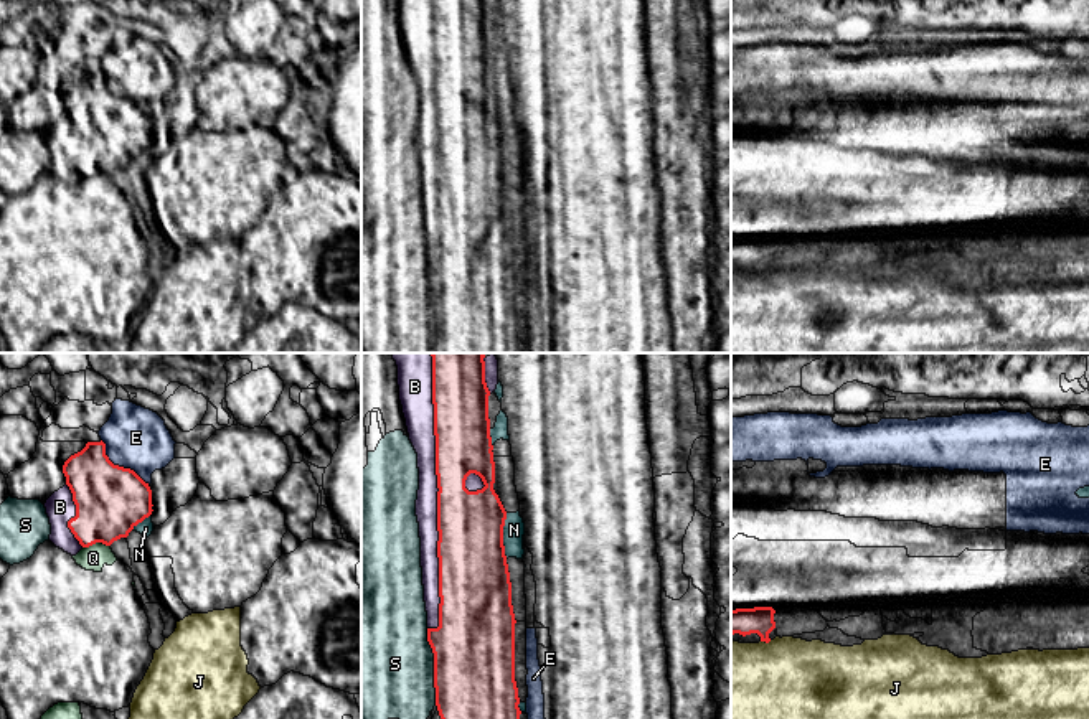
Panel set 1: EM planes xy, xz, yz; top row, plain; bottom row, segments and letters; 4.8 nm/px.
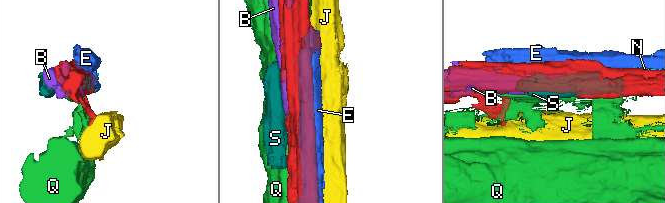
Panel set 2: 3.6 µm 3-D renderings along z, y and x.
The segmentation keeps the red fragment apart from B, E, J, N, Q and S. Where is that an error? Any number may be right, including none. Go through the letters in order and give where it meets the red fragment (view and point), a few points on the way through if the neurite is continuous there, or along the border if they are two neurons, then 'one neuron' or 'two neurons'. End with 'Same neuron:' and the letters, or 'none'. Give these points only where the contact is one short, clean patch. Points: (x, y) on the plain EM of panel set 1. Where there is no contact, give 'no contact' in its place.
B: contact xz (438, 131); one neuron
E: contact xy (117, 96); two neurons
J: contact yz (766, 272); border yz (771, 271), (761, 272); two neurons
N: contact xz (502, 167); two neurons
Q: contact xy (96, 172); two neurons
S: contact xz (434, 297); two neurons
Same neuron: B

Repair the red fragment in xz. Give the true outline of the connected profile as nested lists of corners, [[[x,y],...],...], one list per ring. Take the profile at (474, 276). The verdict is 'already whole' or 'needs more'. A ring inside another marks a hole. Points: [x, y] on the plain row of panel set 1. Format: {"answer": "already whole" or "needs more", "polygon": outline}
{"answer": "needs more", "polygon": [[[398,0],[399,31],[417,84],[416,147],[442,353],[520,353],[515,312],[515,244],[503,176],[507,142],[493,120],[488,26],[498,0]]]}

